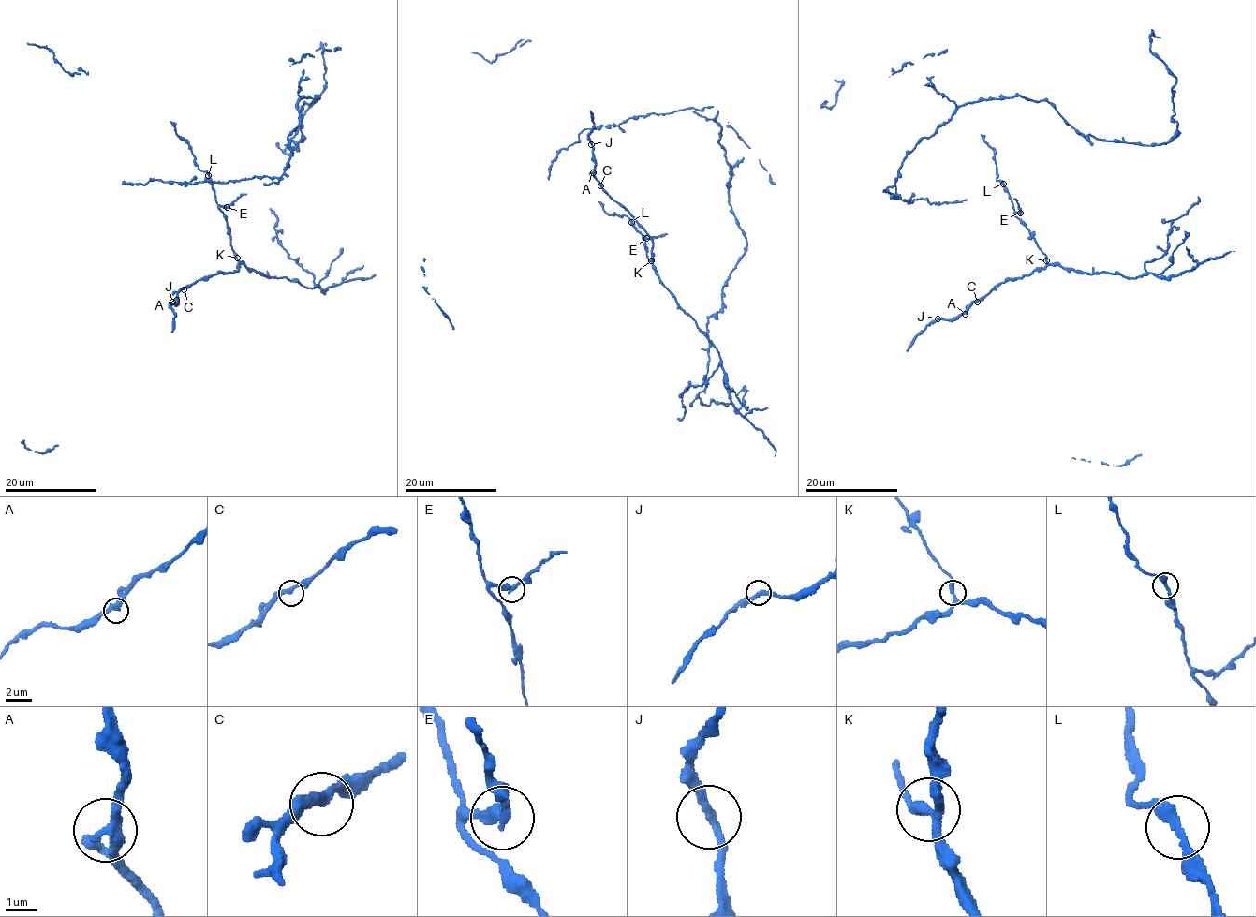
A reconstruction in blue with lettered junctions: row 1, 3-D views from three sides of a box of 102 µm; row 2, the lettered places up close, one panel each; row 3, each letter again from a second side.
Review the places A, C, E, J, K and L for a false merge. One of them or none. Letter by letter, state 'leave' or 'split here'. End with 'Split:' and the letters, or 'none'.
A: leave
C: leave
E: split here
J: leave
K: leave
L: leave
Split: E

